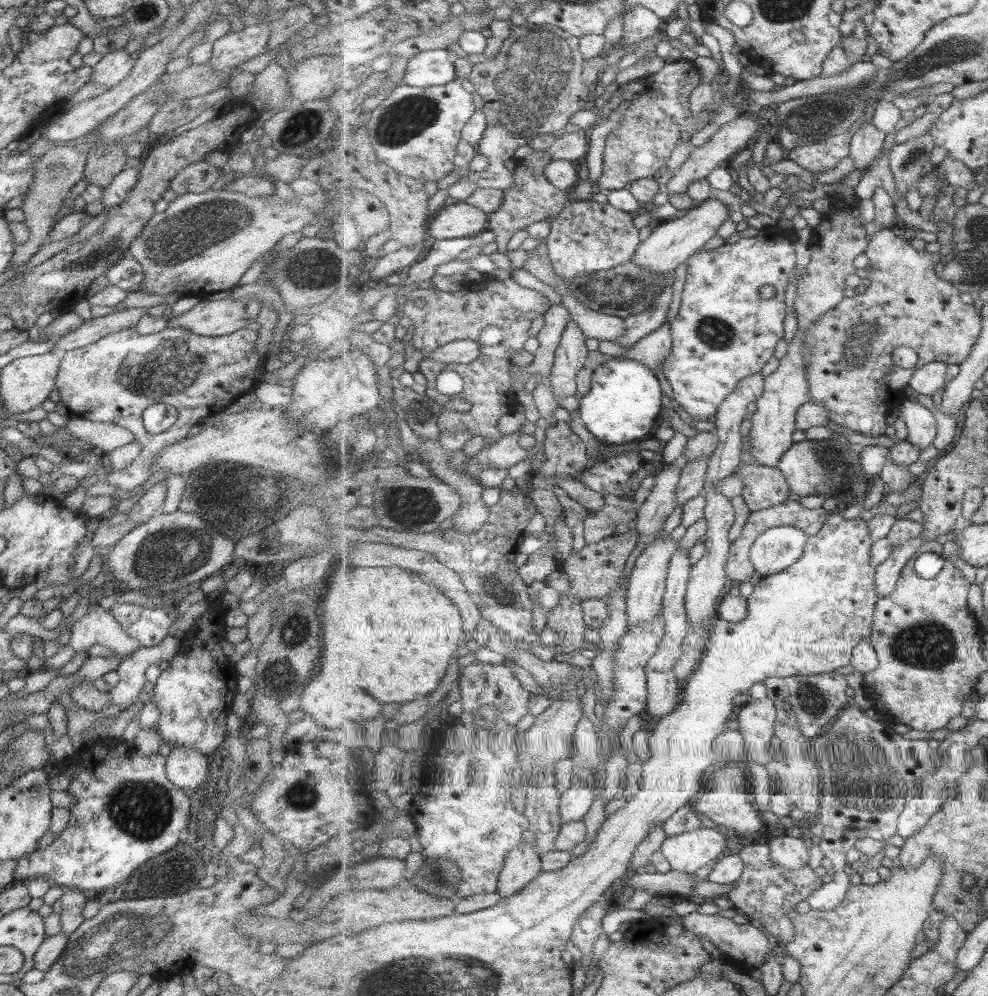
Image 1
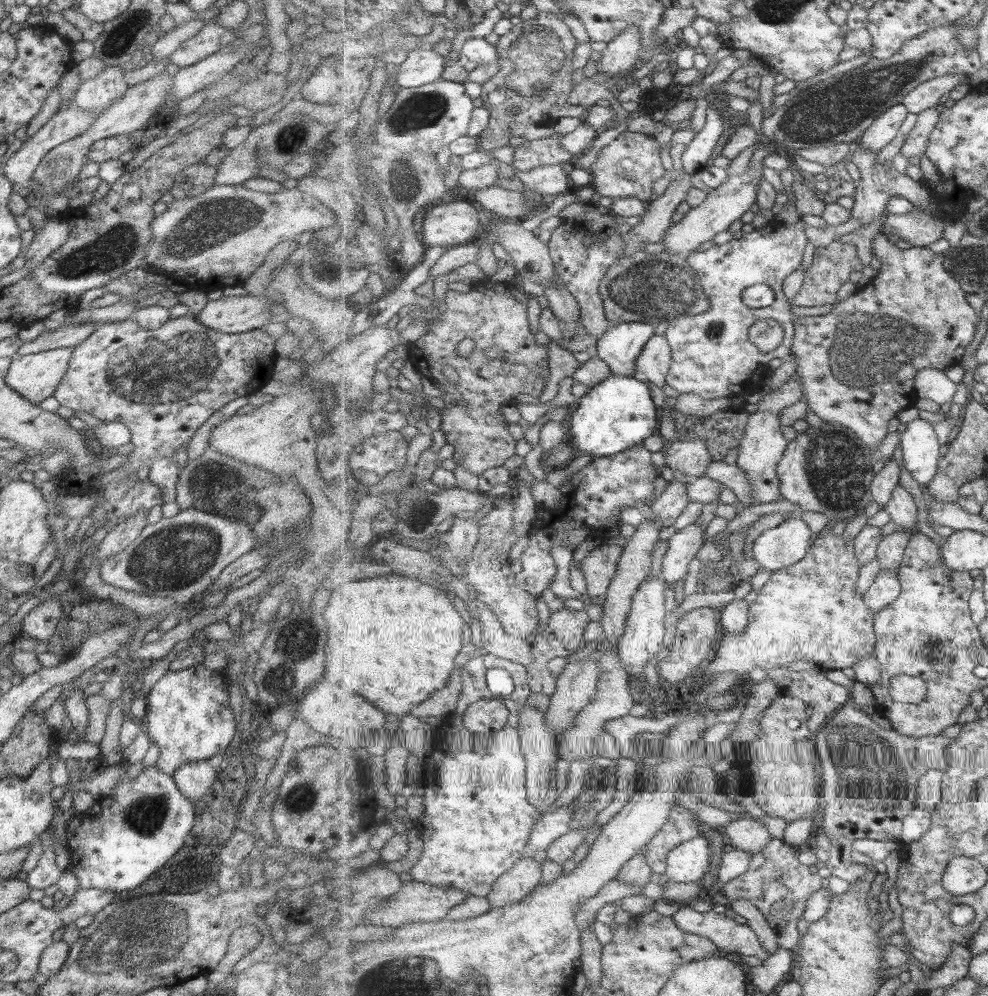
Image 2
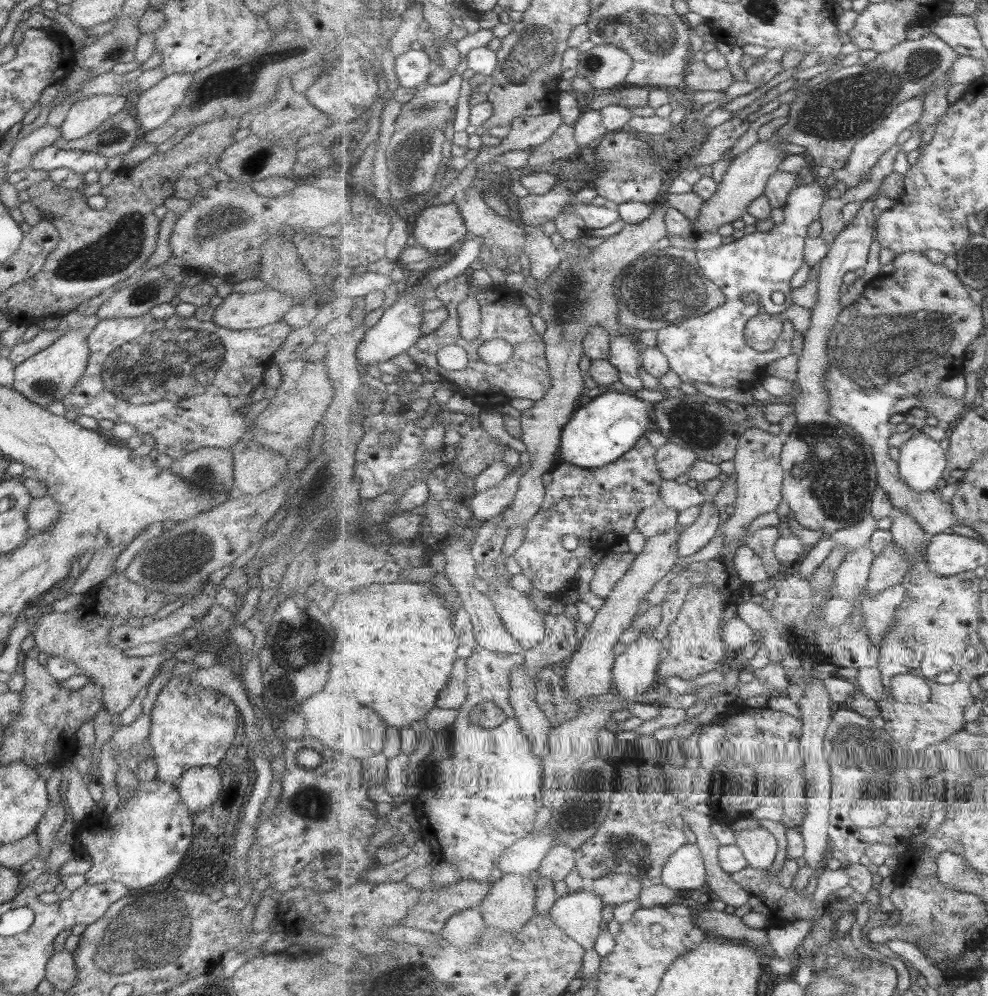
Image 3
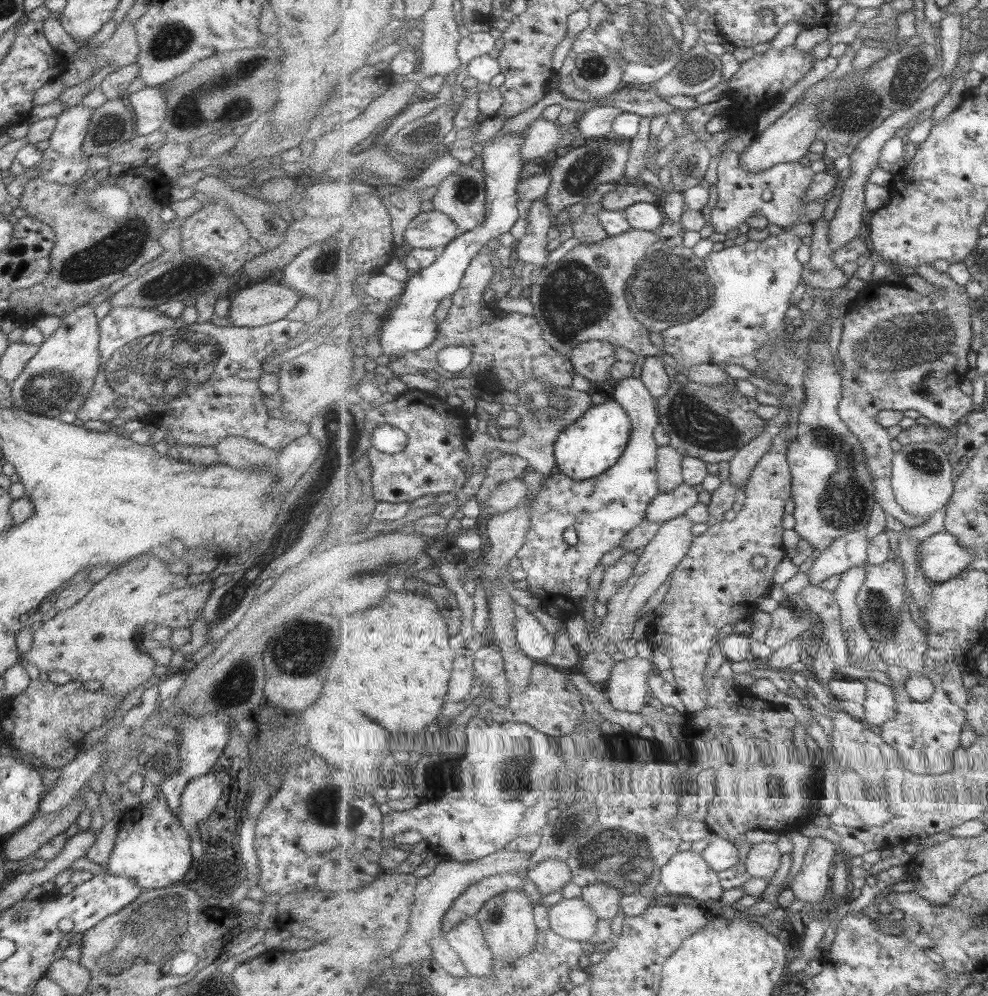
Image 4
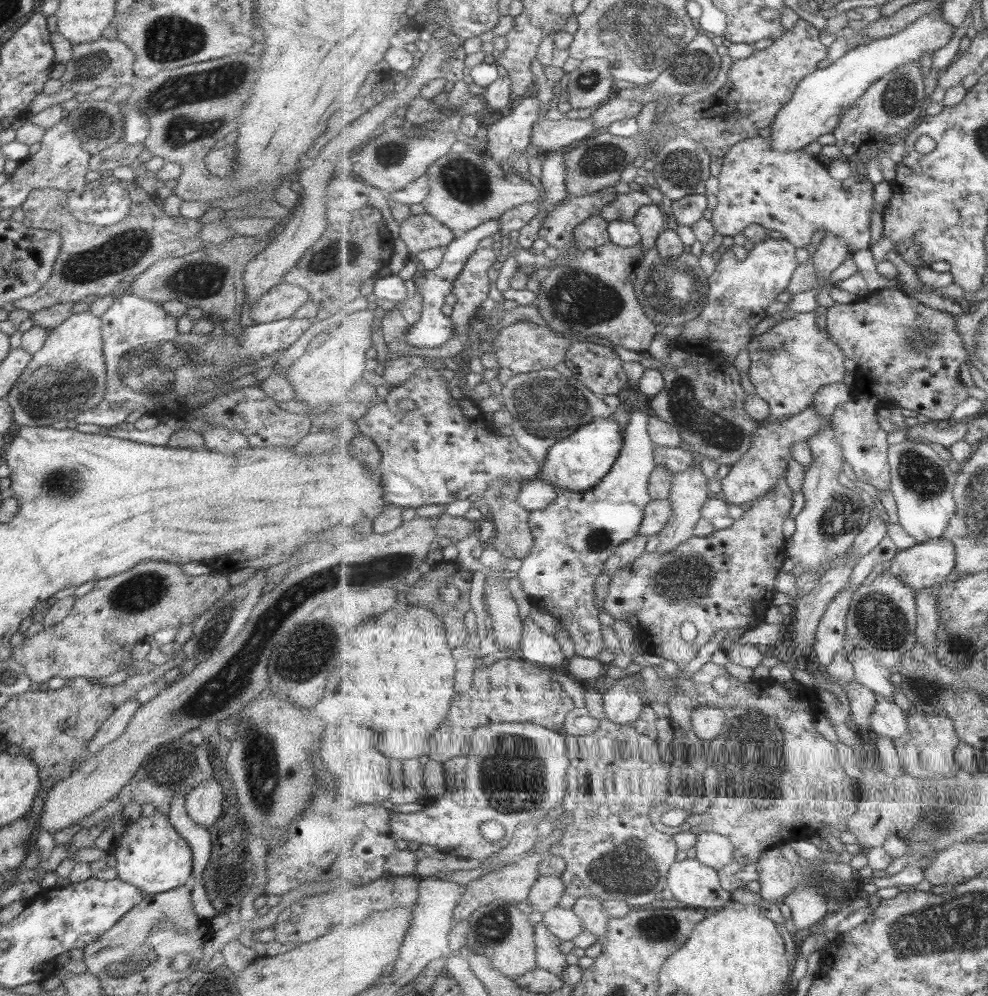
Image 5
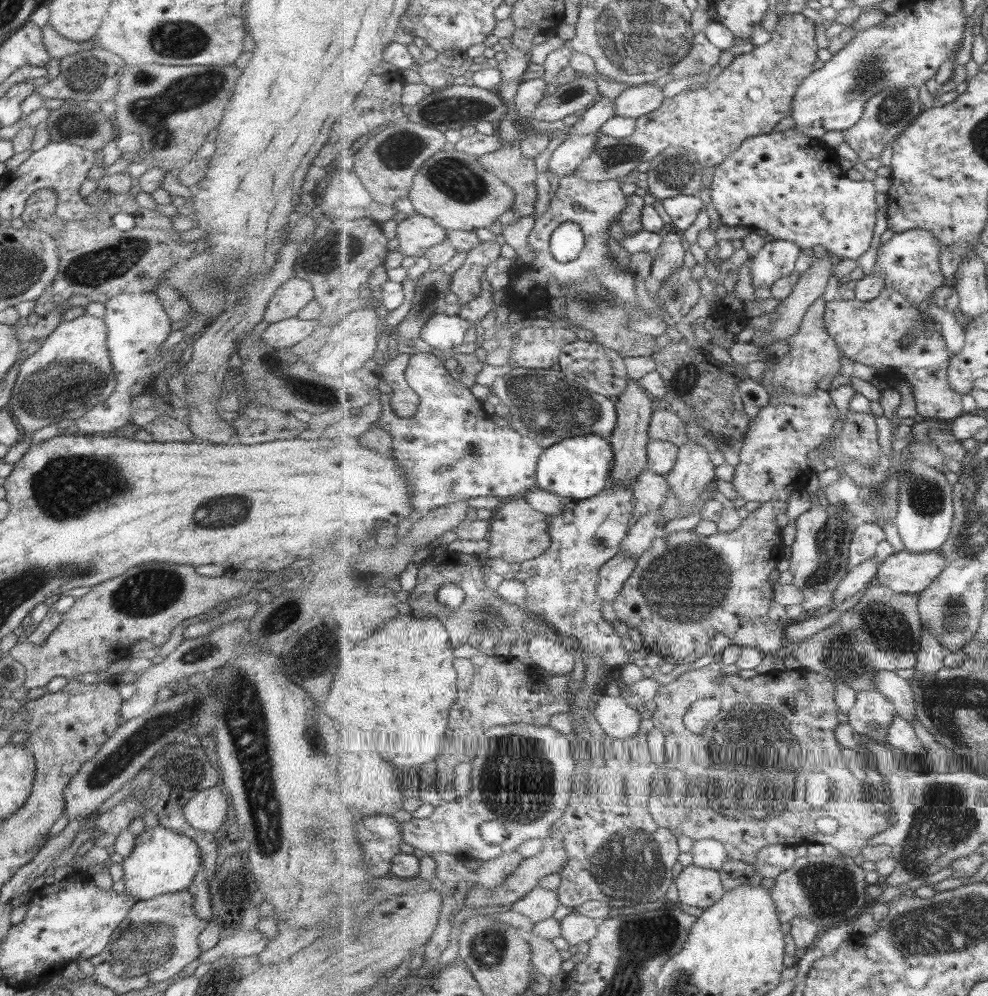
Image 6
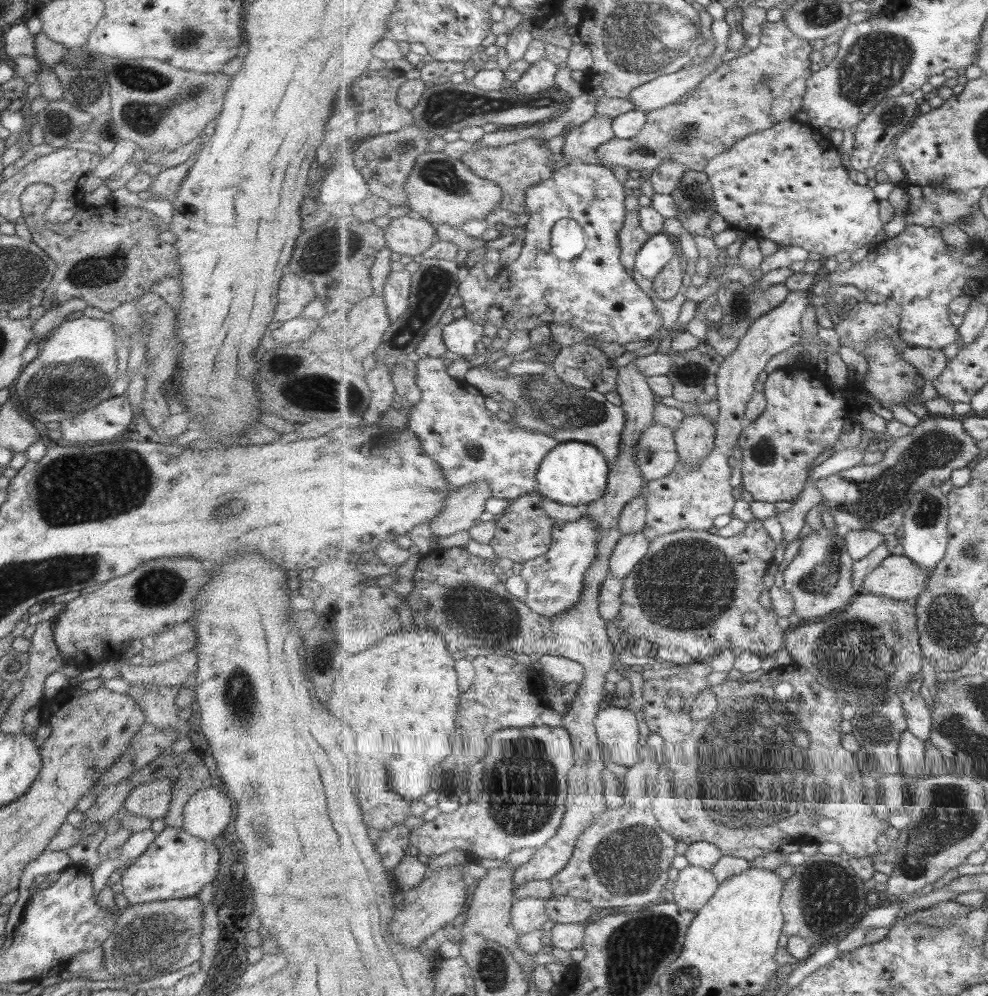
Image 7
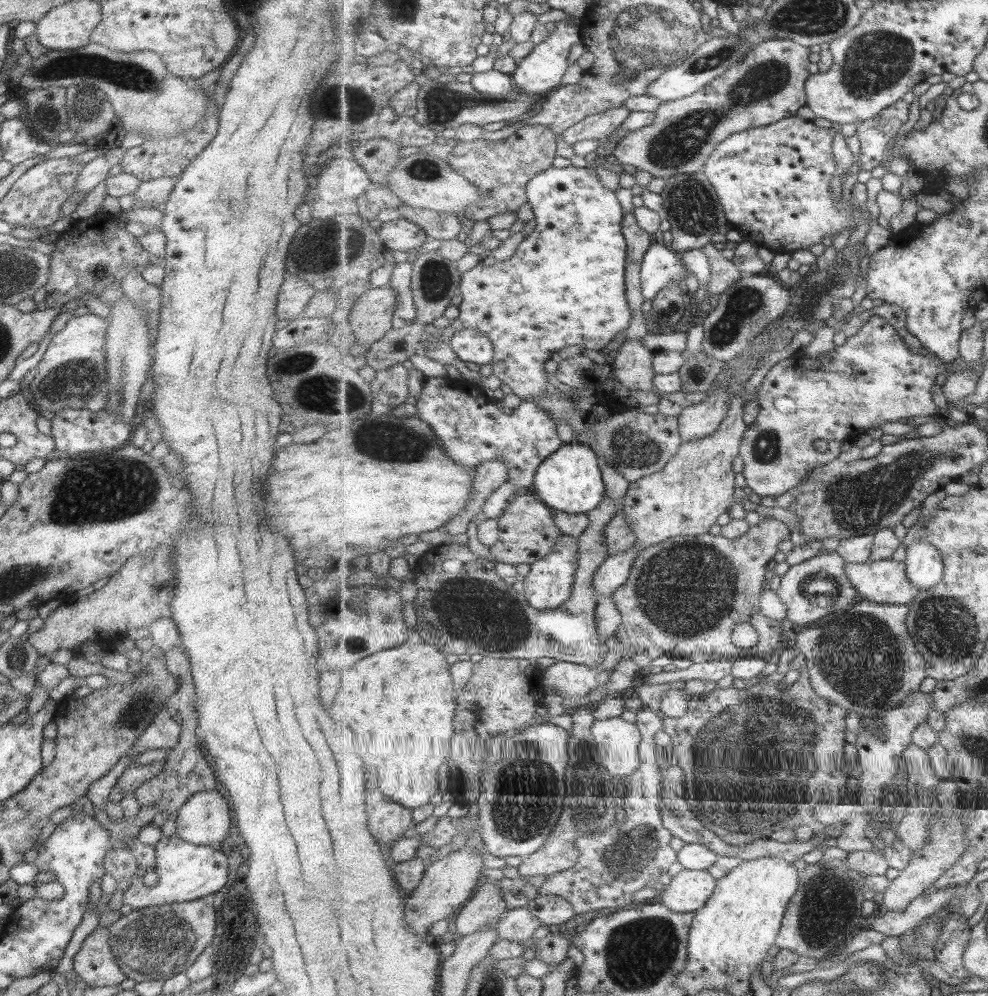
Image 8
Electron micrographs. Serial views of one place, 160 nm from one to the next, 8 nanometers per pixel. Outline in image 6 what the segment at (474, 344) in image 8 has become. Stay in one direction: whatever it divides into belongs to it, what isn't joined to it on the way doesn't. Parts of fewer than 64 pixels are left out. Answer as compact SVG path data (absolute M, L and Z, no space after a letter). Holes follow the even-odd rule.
M441 312L430 318L430 321L422 328L421 337L433 349L451 353L451 349L463 344L465 332L471 327L480 330L479 325L472 324L457 314L445 315Z

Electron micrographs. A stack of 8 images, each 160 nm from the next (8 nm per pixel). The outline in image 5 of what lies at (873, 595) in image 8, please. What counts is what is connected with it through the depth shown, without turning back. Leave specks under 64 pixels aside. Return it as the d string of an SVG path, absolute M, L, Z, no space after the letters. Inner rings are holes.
M936 538L899 551L886 568L911 590L933 589L955 572L958 564L956 551L950 540Z

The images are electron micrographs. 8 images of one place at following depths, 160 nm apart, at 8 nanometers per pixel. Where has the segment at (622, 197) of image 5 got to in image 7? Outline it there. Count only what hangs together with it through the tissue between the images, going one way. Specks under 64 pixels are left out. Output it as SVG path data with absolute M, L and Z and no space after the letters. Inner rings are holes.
M628 196L626 201L626 224L619 234L622 262L627 272L633 274L636 269L636 260L645 244L651 240L652 235L642 228L640 213L642 210L637 196Z

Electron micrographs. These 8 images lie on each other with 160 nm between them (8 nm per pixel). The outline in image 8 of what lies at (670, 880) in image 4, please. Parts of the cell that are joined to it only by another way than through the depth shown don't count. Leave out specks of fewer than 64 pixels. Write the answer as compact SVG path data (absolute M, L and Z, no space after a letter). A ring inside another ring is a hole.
M683 868L658 900L675 912L695 913L709 902L717 885L718 880L709 871Z

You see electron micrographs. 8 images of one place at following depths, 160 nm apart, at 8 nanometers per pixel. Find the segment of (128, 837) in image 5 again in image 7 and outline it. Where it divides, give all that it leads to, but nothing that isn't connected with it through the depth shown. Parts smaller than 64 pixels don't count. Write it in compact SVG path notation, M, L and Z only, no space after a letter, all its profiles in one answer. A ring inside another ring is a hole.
M165 827L143 853L126 865L119 880L122 894L128 905L197 896L204 884L215 878L217 862L219 854L213 844L182 829Z

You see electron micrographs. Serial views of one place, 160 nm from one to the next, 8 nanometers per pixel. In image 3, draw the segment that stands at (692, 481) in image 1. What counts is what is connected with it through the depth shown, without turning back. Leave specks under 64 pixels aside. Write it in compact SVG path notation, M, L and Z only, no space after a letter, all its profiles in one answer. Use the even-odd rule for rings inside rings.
M665 504L646 508L638 516L636 527L648 539L663 534L677 526L680 512L674 508L667 507Z

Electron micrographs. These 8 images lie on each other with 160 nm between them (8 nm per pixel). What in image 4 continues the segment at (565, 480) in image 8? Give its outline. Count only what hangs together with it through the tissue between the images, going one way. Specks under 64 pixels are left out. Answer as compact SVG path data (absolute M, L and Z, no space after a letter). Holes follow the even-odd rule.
M615 398L593 405L585 414L564 428L555 441L558 470L575 480L585 480L606 473L619 462L634 434L634 424L627 409Z

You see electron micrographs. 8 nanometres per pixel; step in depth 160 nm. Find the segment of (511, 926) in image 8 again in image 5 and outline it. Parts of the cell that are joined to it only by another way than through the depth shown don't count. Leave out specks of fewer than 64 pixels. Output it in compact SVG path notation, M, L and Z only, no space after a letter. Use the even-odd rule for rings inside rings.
M562 875L540 876L530 890L533 910L545 914L559 904L561 896L566 893L567 885Z

